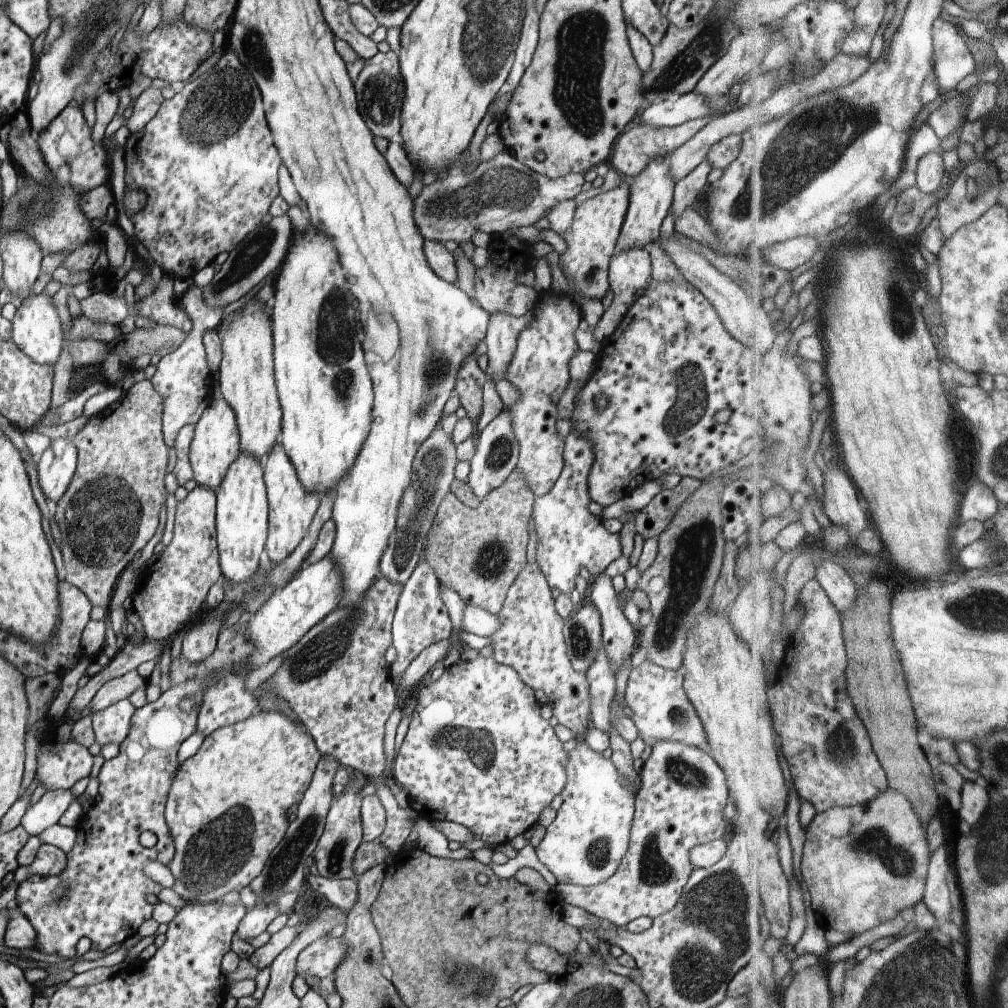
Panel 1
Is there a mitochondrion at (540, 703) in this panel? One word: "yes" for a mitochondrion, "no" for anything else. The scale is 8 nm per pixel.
no

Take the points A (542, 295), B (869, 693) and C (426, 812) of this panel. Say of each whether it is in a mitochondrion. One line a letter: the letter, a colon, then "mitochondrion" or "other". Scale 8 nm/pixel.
A: other
B: other
C: other

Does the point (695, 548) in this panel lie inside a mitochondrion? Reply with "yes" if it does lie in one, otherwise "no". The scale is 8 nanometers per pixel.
yes

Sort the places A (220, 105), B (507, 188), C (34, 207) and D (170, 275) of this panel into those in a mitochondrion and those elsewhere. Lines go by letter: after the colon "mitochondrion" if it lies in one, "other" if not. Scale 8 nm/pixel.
A: mitochondrion
B: mitochondrion
C: mitochondrion
D: other

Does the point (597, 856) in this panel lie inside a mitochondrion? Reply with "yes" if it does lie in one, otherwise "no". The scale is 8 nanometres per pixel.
yes

